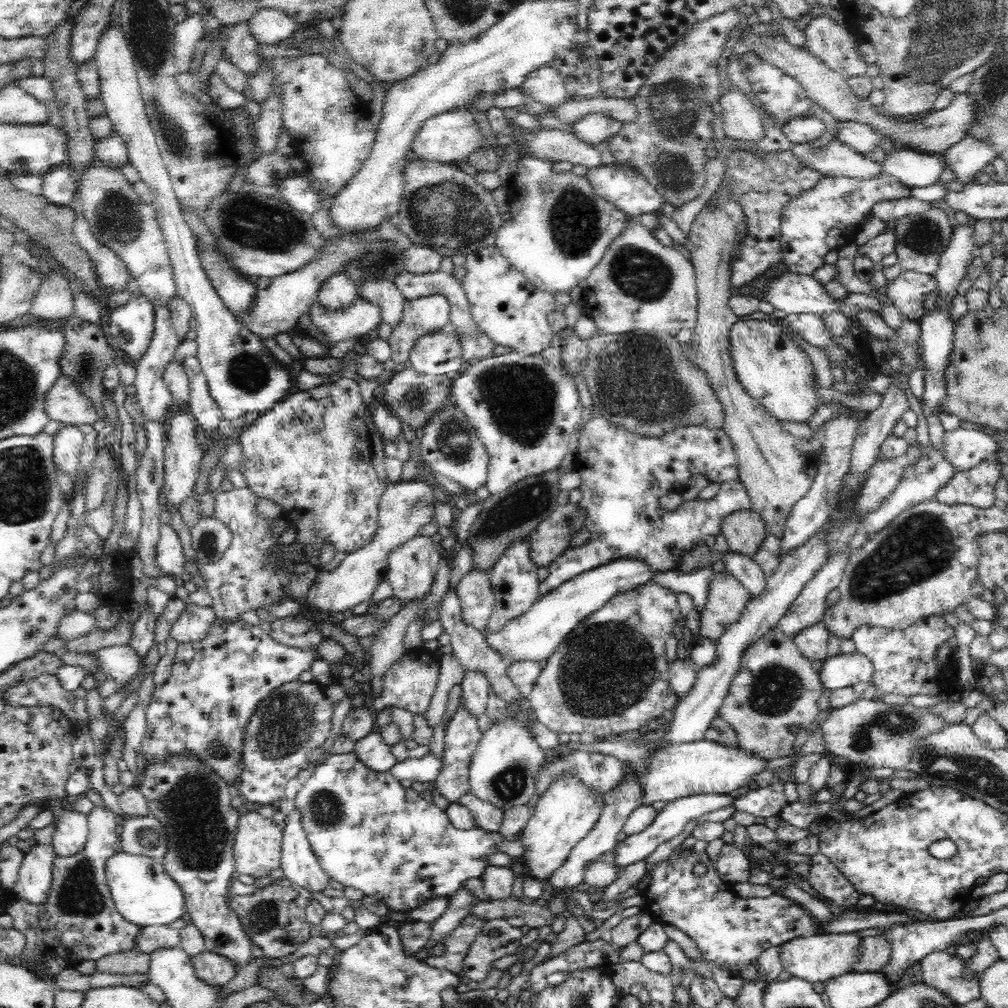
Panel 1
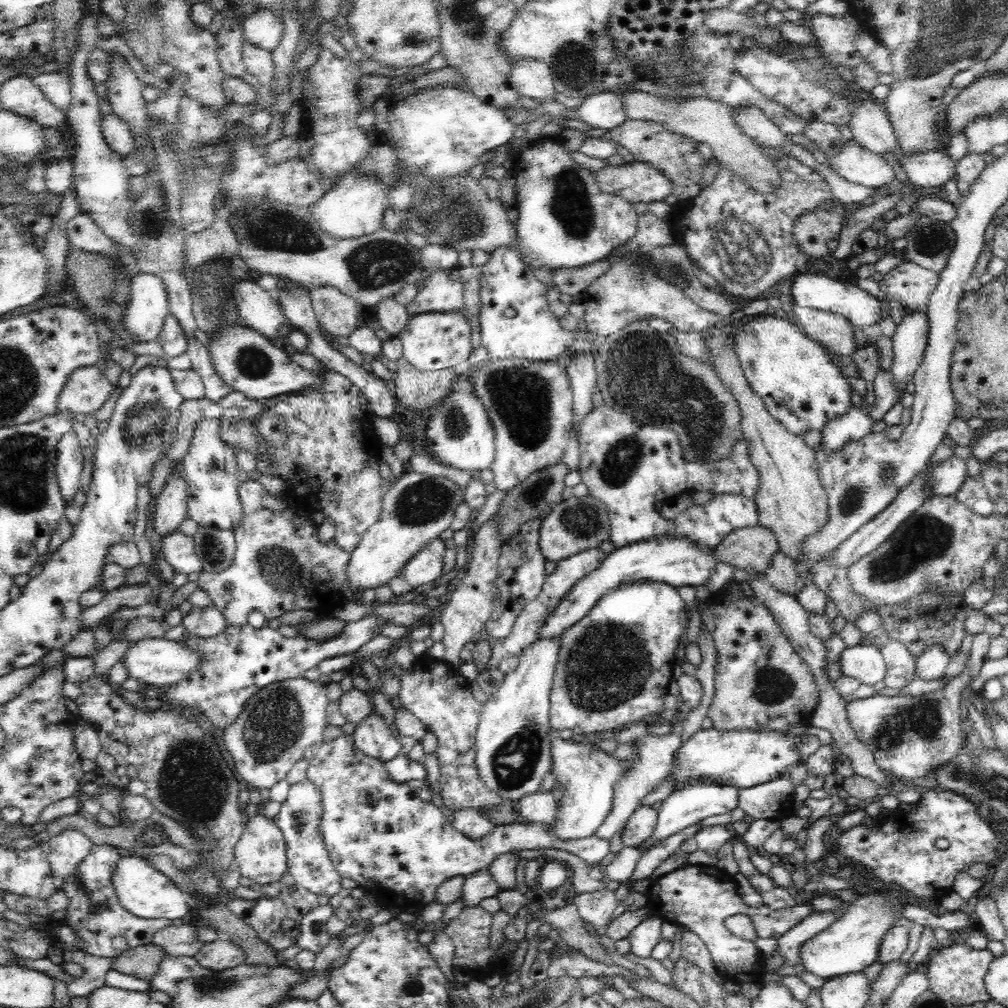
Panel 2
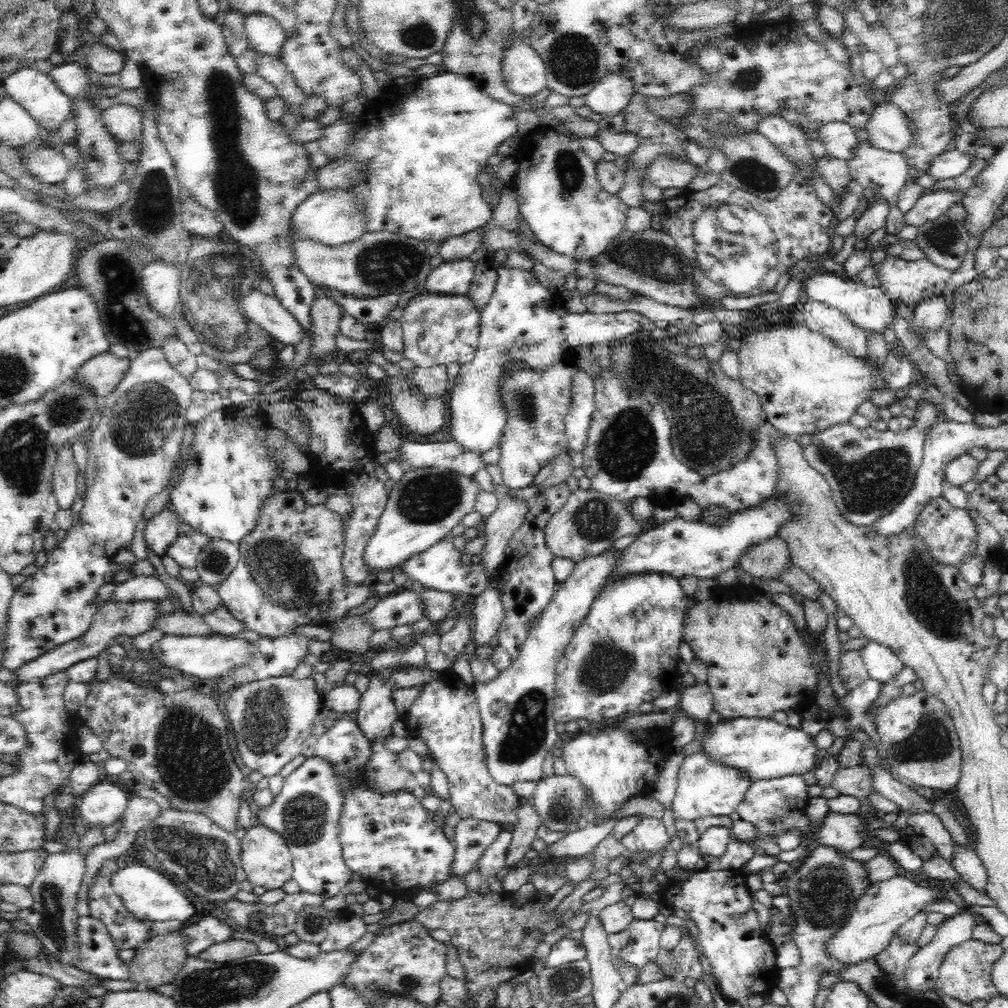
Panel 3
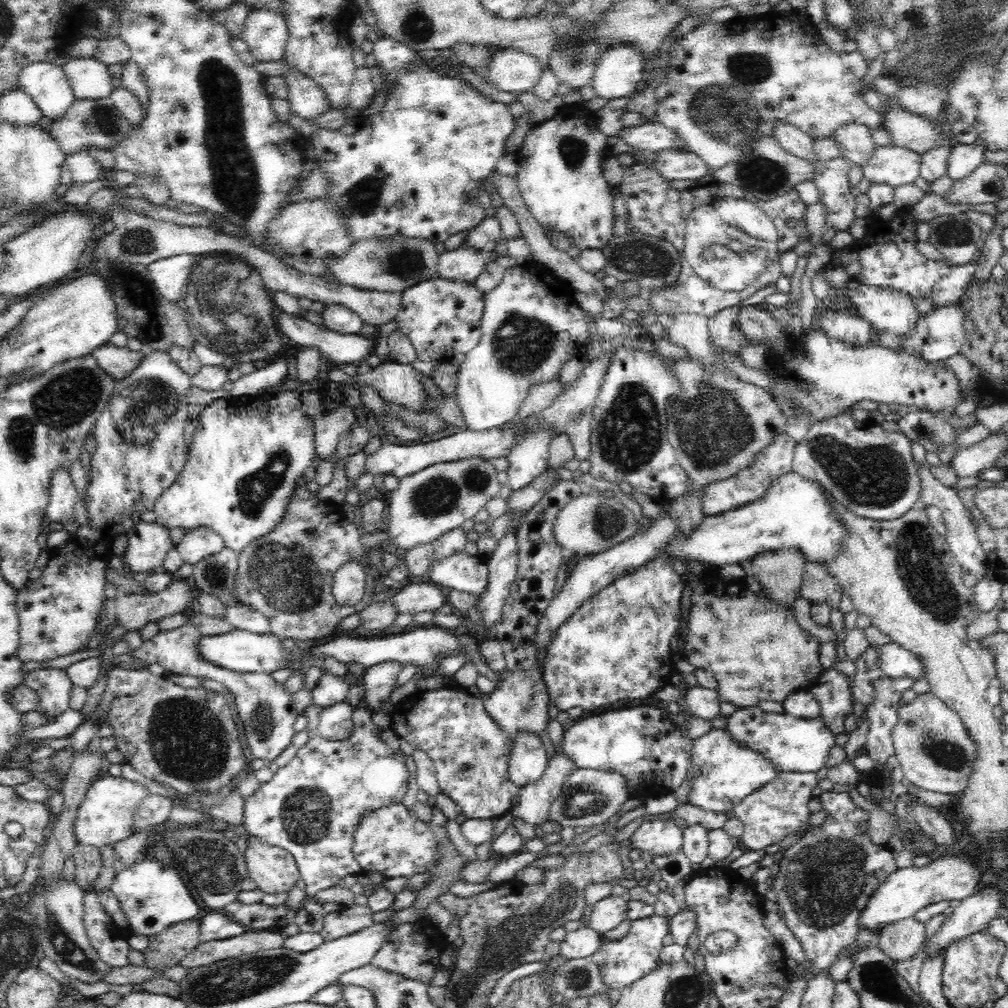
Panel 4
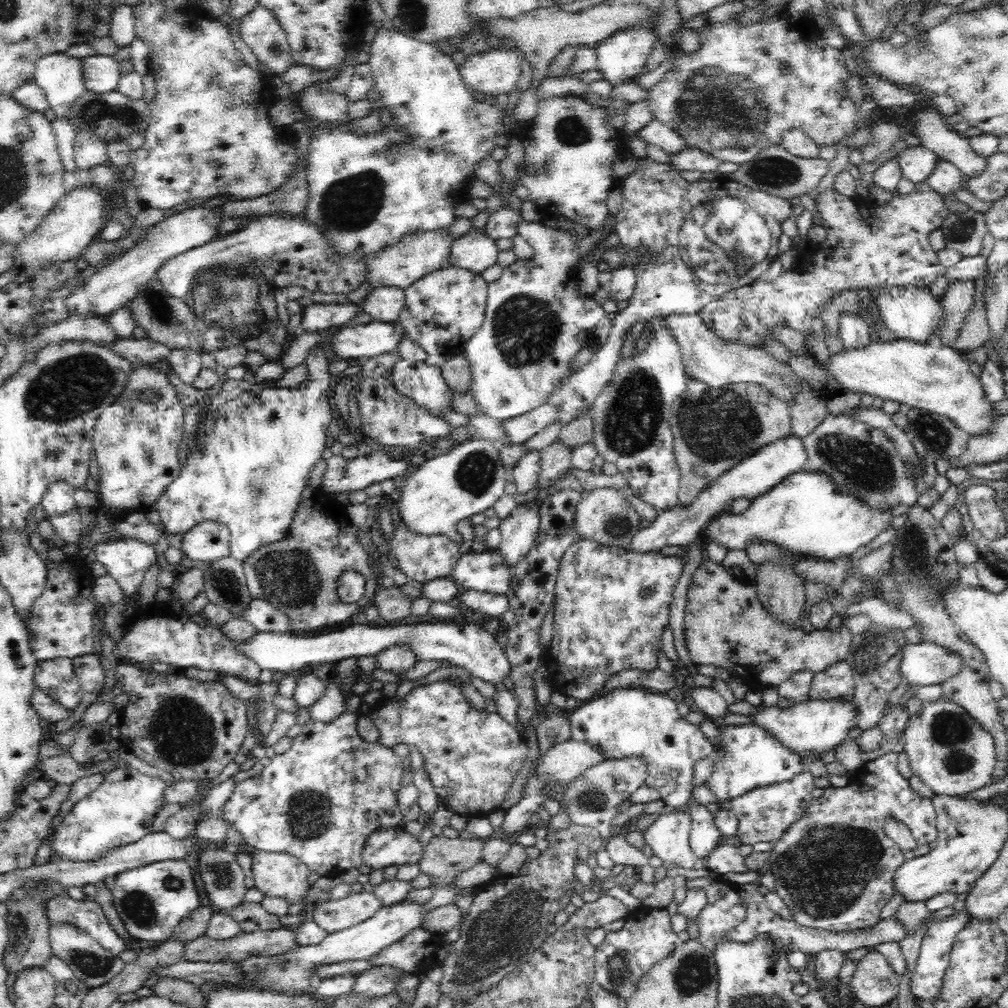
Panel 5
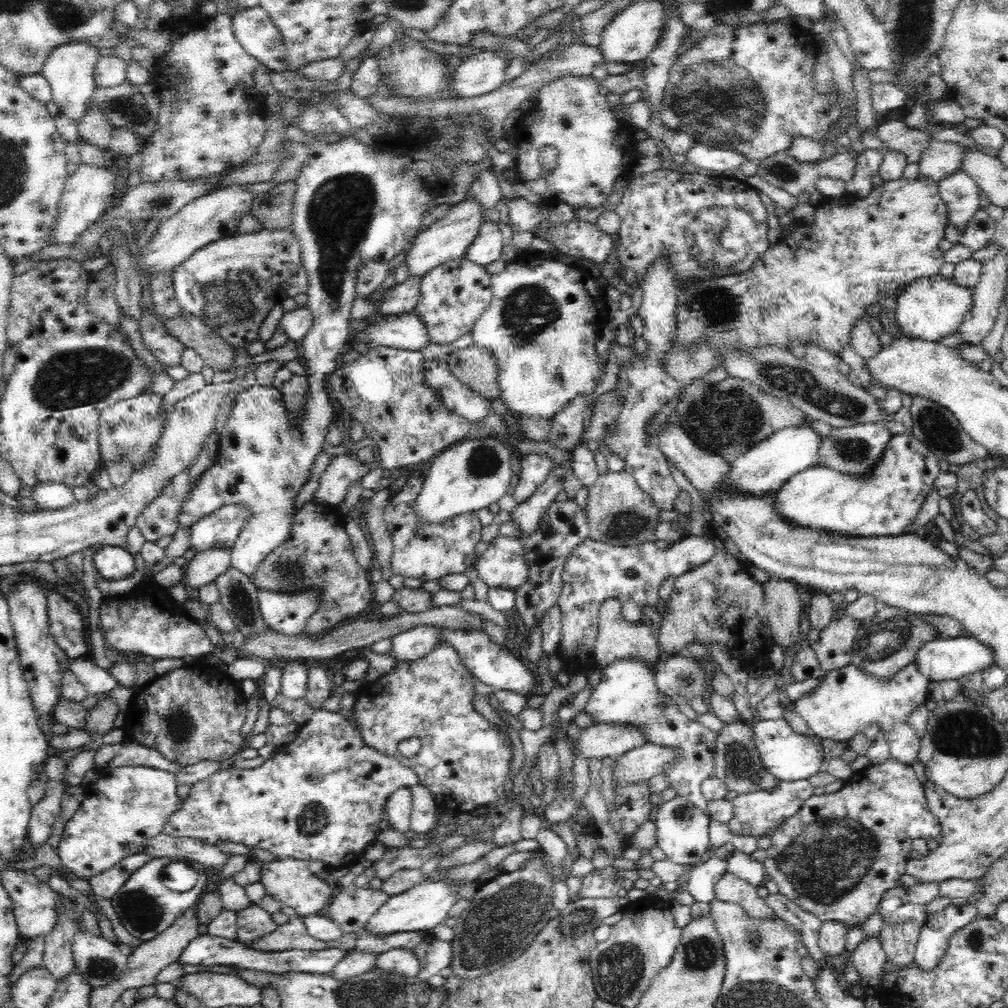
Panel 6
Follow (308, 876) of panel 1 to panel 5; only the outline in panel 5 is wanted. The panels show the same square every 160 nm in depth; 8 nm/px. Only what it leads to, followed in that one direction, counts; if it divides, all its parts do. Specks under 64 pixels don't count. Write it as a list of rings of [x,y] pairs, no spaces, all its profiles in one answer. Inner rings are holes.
[[[346,712],[337,716],[334,720],[324,723],[324,721],[315,721],[314,719],[308,720],[306,724],[301,726],[301,733],[293,740],[290,749],[283,754],[276,755],[271,758],[271,763],[263,767],[262,770],[246,780],[241,780],[236,783],[233,788],[232,794],[228,800],[220,808],[220,817],[224,822],[231,824],[234,830],[237,830],[244,839],[244,842],[254,848],[254,850],[266,852],[284,852],[289,855],[296,856],[300,859],[311,873],[317,873],[321,876],[336,877],[337,874],[346,872],[350,868],[358,868],[363,862],[362,850],[366,844],[366,838],[380,830],[380,828],[396,827],[403,819],[405,812],[402,812],[397,803],[398,791],[402,784],[402,774],[406,763],[403,762],[398,755],[396,755],[392,748],[378,744],[377,742],[367,742],[358,735],[356,731],[356,722],[358,713]]]

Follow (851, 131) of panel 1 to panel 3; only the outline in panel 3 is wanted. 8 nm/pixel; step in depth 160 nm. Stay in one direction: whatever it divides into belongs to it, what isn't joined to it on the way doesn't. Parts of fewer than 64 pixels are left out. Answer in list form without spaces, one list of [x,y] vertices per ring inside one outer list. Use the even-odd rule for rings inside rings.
[[[882,102],[875,106],[869,124],[864,130],[868,132],[868,142],[885,151],[903,152],[914,140],[910,120],[891,102]]]

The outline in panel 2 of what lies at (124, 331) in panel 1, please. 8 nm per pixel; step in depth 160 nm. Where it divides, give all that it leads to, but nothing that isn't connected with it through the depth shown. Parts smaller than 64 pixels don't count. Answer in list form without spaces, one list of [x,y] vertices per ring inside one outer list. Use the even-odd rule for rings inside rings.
[[[140,273],[130,284],[130,300],[122,316],[125,330],[136,343],[156,340],[169,314],[168,291],[155,273]]]

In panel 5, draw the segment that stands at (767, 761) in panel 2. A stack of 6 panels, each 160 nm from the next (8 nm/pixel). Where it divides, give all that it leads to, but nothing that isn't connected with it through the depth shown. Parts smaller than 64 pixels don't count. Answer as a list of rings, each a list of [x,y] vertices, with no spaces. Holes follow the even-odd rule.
[[[834,697],[828,700],[808,699],[791,707],[780,708],[778,705],[764,707],[750,716],[753,723],[768,729],[772,737],[782,741],[782,744],[792,749],[802,757],[802,763],[811,760],[810,754],[824,755],[847,739],[852,728],[856,727],[856,703],[854,698]]]

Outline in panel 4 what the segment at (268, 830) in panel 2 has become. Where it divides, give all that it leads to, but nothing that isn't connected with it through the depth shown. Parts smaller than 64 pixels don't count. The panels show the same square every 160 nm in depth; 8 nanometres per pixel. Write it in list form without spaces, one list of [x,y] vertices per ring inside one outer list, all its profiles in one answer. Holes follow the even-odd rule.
[[[246,835],[248,840],[244,856],[249,877],[256,883],[256,889],[266,894],[280,894],[290,892],[296,882],[300,880],[300,869],[294,855],[283,848],[262,842],[257,836]]]

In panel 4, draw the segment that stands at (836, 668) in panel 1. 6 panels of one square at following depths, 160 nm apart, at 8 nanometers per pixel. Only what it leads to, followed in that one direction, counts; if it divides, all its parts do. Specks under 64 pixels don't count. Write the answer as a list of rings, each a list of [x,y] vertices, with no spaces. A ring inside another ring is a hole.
[[[890,642],[879,646],[879,664],[882,673],[888,678],[918,678],[925,677],[925,664],[916,654]]]

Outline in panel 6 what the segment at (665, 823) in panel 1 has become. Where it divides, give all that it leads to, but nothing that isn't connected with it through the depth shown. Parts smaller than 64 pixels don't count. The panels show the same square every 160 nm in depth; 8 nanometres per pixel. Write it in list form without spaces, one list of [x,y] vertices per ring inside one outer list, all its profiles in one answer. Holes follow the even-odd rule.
[[[785,719],[755,720],[752,724],[754,745],[760,752],[762,763],[774,777],[781,781],[806,780],[824,769],[826,758],[822,738],[818,735],[799,735]]]

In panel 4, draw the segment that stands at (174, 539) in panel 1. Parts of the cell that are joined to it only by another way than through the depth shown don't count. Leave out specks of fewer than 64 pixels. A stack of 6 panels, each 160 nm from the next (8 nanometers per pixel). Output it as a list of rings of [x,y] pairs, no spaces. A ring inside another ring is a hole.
[[[196,528],[187,530],[180,543],[175,546],[180,552],[184,563],[196,565],[212,554],[225,550],[222,536],[219,536],[212,528]]]

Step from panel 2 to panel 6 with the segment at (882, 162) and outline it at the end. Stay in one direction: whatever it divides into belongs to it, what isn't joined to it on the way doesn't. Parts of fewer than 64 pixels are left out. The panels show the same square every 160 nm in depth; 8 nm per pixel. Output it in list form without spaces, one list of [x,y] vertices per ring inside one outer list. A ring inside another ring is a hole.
[[[933,140],[918,160],[918,174],[938,183],[946,176],[962,171],[964,145]]]

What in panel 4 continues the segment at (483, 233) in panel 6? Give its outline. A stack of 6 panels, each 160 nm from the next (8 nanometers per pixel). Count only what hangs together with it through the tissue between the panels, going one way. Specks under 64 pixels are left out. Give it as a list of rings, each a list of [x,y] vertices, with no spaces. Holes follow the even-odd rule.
[[[462,243],[453,250],[439,254],[436,276],[452,281],[464,281],[468,284],[478,278],[489,261],[495,261],[498,254],[492,251],[479,251]]]

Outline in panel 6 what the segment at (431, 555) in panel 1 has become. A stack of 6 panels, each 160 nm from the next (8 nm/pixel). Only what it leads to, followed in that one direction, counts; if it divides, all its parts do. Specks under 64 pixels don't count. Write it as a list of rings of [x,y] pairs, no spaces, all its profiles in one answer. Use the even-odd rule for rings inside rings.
[[[499,535],[488,543],[488,550],[473,561],[478,577],[489,588],[522,587],[530,577],[524,541]]]

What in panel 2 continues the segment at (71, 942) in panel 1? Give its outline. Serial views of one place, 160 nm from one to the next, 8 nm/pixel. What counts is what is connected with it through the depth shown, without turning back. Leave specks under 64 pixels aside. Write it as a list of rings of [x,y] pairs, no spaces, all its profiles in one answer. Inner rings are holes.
[[[93,844],[90,854],[78,864],[76,872],[59,886],[70,897],[67,915],[60,923],[68,923],[74,929],[82,941],[82,951],[92,956],[120,956],[120,953],[128,949],[152,943],[154,934],[160,928],[172,924],[168,919],[140,919],[120,905],[112,880],[120,858],[117,848],[107,844]]]

